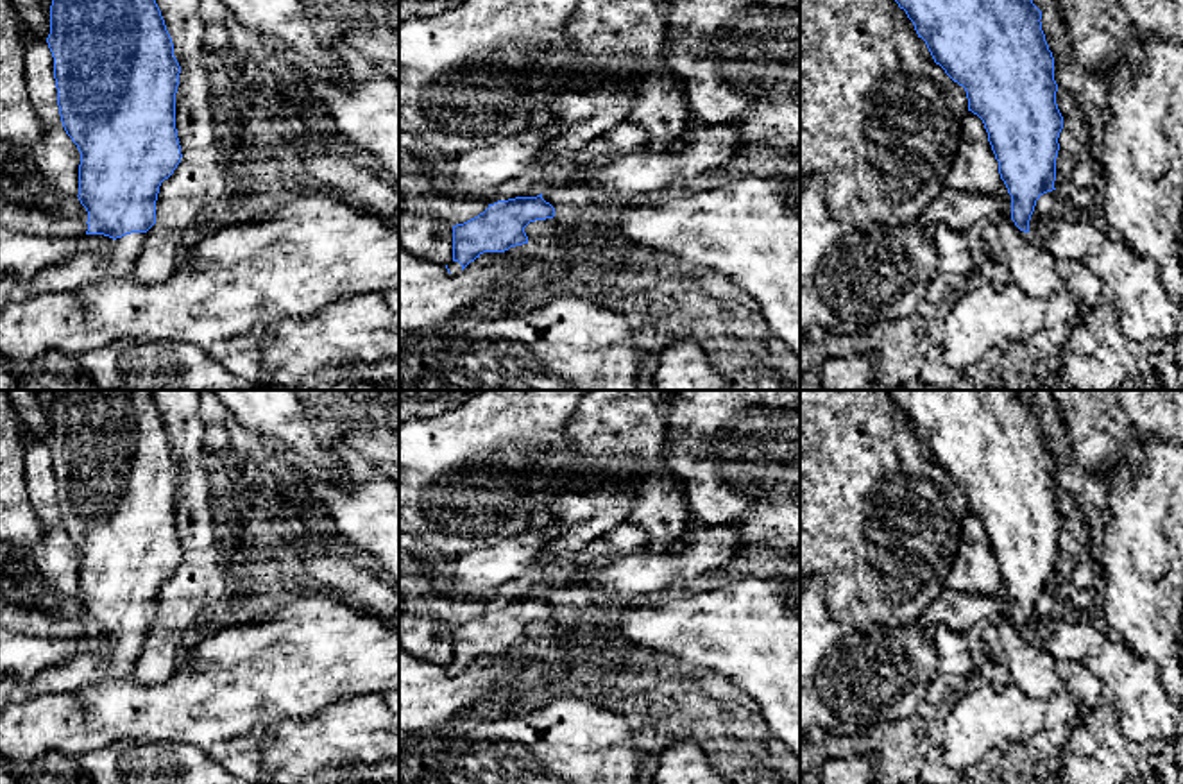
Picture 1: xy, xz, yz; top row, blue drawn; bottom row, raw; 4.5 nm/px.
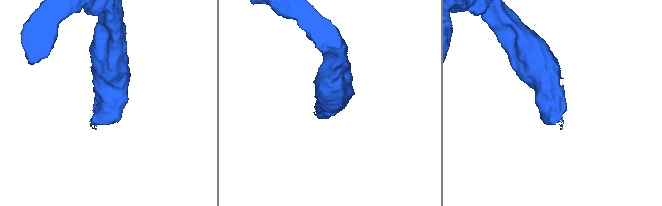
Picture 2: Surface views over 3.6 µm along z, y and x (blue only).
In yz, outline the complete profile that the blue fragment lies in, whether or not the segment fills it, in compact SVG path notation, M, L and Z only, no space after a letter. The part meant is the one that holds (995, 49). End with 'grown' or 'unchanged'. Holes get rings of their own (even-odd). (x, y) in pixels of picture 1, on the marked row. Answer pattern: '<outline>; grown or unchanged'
M895 0L913 21L945 73L965 88L968 111L977 115L1011 195L1011 220L1029 233L1036 200L1056 190L1056 158L1063 116L1056 104L1054 57L1033 0Z; unchanged

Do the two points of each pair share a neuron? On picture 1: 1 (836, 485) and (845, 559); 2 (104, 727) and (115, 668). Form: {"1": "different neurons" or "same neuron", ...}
{"1": "same neuron", "2": "different neurons"}

